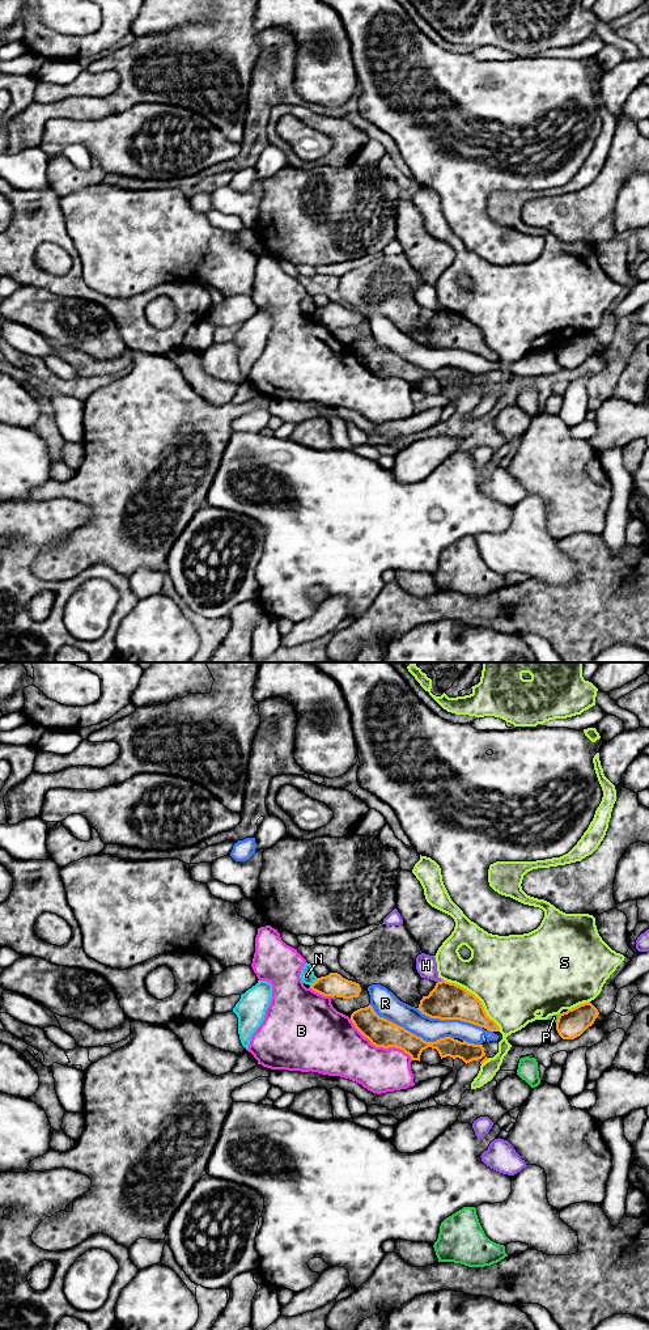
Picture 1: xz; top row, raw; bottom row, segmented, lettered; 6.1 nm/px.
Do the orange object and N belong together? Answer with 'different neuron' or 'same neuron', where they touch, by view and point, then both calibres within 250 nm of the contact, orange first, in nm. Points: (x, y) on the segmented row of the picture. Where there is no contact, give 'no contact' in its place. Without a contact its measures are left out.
different neuron | xz (314, 982) | 140/90 nm

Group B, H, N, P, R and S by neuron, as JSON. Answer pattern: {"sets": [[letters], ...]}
{"sets": [["B"], ["H"], ["N"], ["P"], ["R"], ["S"]]}

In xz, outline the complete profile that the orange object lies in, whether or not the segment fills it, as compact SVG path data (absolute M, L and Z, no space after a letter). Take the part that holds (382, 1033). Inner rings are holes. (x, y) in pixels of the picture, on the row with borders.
M369 1004L351 1015L355 1028L370 1041L376 1047L396 1047L420 1062L421 1052L428 1049L436 1049L442 1058L459 1058L466 1064L485 1056L483 1045L474 1045L466 1041L461 1042L451 1037L440 1038L436 1042L427 1042L421 1037L412 1034L404 1028L379 1017Z

